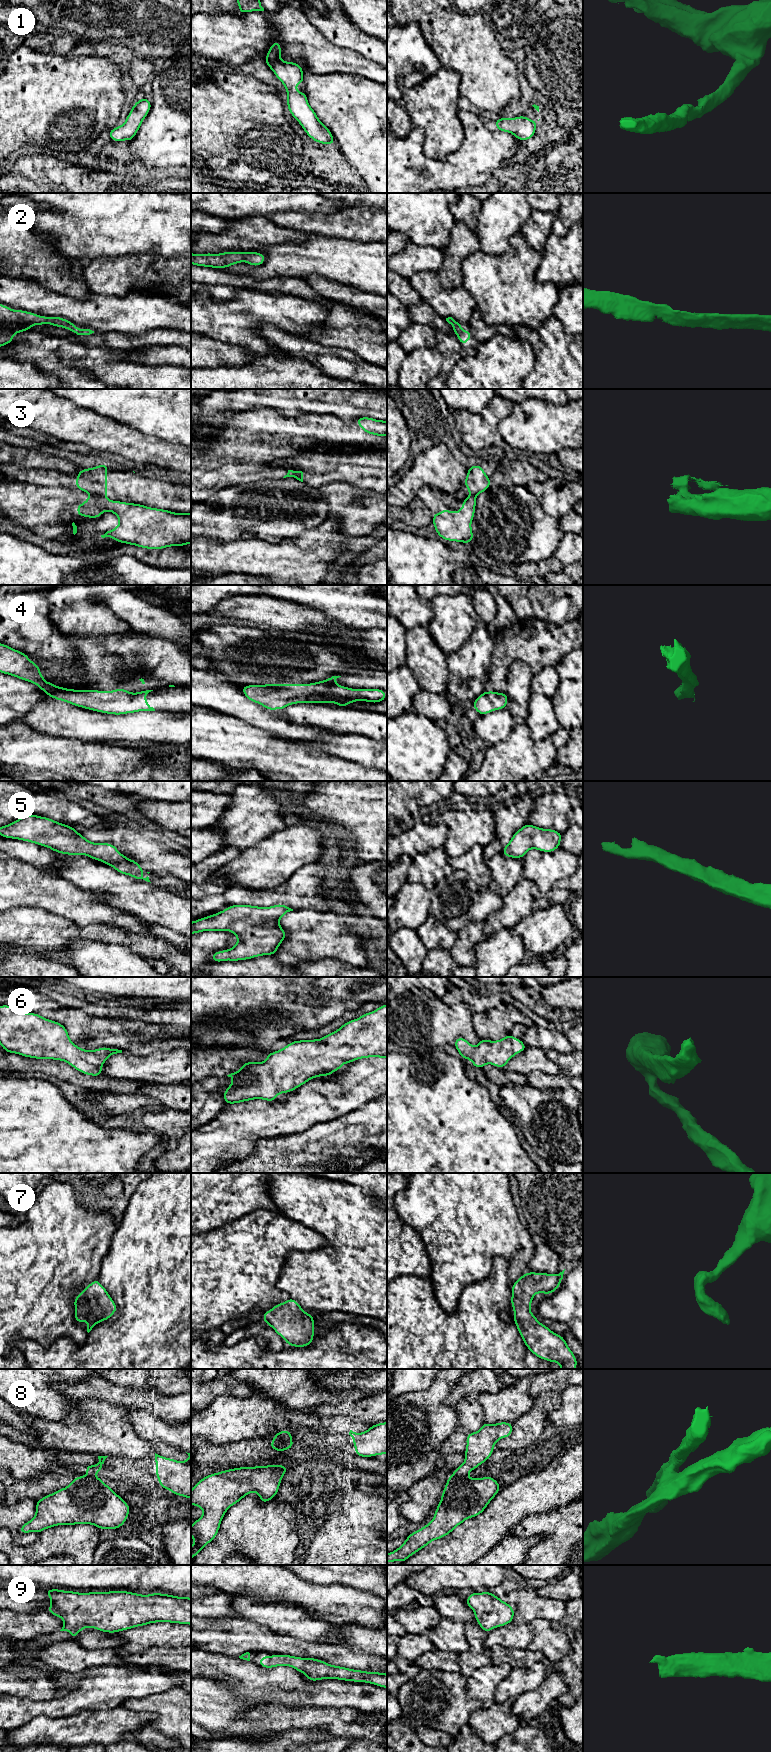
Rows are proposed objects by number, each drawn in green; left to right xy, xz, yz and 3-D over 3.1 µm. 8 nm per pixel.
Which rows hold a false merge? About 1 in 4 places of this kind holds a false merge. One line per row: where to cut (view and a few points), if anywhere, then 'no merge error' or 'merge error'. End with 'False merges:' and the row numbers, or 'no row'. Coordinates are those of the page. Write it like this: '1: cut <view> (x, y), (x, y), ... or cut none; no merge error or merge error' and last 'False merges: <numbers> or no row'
1: cut none; no merge error
2: cut none; no merge error
3: cut xz (298, 471), (295, 477); merge error
4: cut none; no merge error
5: cut none; no merge error
6: cut none; no merge error
7: cut none; no merge error
8: cut yz (454, 1474), (465, 1476); merge error
9: cut none; no merge error
False merges: 3, 8

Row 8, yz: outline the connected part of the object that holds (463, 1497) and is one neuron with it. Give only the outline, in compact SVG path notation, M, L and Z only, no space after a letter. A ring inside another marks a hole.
M450 1475L432 1521L408 1535L398 1549L388 1553L387 1563L403 1563L431 1541L447 1536L468 1518L478 1516L500 1489L497 1480L490 1476L469 1478Z

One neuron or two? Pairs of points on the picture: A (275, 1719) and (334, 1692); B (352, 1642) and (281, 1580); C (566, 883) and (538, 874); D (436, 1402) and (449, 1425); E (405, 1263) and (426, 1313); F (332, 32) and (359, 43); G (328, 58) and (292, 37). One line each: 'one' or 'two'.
A: two
B: two
C: two
D: one
E: two
F: one
G: one

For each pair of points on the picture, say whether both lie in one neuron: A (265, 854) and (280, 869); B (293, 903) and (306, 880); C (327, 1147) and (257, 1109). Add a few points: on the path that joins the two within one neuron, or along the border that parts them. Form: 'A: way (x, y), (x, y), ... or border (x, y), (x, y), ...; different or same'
A: way (269, 858), (276, 865); same
B: way (297, 897), (306, 886); same
C: border (321, 1123), (276, 1138); different

